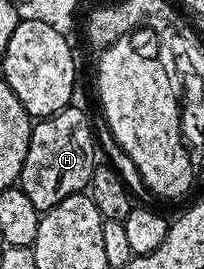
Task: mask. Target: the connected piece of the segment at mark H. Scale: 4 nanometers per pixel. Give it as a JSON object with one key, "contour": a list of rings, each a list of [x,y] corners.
{"contour":[[[77,104],[68,105],[47,118],[37,119],[30,128],[28,156],[24,156],[24,168],[20,172],[17,185],[40,212],[50,210],[60,204],[60,200],[68,200],[68,196],[83,193],[89,187],[96,165],[94,150],[96,154],[96,130],[90,127],[89,116]]]}

